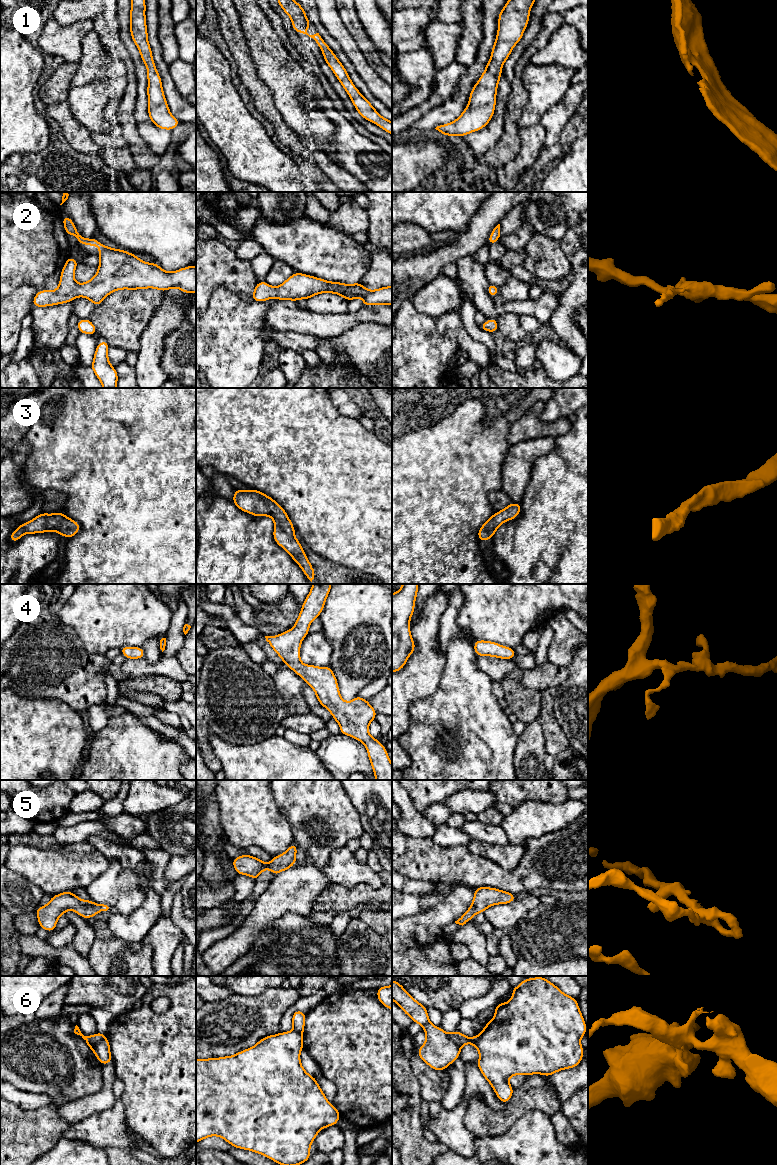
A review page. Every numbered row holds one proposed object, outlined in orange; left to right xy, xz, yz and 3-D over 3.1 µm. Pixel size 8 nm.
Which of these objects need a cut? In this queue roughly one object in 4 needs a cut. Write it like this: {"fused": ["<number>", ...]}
{"fused": ["6"]}

